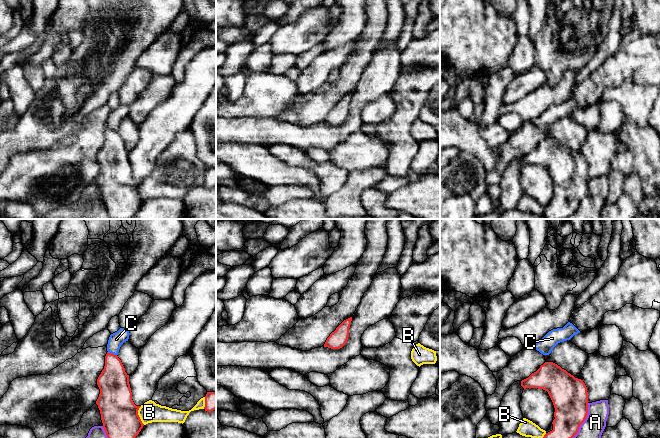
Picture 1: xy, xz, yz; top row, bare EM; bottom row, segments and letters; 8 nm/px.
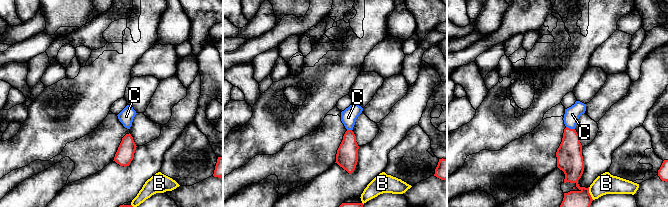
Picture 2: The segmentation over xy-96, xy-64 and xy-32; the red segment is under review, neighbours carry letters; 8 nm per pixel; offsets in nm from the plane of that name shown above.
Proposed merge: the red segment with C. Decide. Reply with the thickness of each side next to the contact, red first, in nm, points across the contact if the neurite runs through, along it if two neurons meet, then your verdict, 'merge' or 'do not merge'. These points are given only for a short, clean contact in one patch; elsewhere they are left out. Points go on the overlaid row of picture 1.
260 nm thick on the red side, 120 nm on the other; border along xy (108, 351), (116, 355); do not merge

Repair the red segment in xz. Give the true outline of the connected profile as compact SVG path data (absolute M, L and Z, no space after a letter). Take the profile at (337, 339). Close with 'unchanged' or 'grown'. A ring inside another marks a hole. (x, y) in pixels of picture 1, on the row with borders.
M352 317L344 320L327 338L324 347L331 349L342 348L347 343L351 321Z | unchanged

